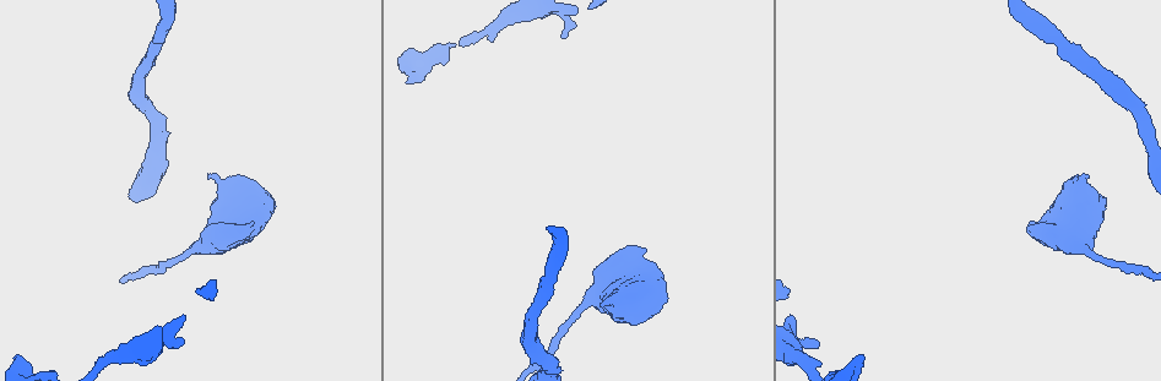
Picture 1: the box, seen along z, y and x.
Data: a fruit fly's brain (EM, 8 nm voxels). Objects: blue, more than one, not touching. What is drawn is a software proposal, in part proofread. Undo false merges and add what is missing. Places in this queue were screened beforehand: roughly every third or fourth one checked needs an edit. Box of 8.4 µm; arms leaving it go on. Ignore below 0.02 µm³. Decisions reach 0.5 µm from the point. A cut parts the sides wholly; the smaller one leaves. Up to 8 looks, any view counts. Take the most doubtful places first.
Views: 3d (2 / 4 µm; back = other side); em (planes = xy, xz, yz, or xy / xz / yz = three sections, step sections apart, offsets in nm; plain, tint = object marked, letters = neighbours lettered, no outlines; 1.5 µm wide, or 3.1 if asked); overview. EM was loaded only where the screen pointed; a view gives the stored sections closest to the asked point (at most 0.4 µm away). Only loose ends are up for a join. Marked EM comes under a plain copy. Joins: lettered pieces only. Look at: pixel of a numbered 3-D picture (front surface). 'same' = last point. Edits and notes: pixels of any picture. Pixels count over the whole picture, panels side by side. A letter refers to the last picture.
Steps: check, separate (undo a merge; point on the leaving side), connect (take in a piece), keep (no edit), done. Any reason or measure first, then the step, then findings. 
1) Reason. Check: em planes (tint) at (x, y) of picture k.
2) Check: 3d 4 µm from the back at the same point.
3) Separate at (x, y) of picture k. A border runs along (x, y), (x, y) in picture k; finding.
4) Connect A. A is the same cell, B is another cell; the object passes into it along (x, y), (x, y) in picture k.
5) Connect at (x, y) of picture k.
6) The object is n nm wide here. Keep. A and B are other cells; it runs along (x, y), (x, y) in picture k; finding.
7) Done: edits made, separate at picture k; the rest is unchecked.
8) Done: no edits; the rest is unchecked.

Free end. Check: em yz step 4 (tint) at (865, 357) of picture 1.

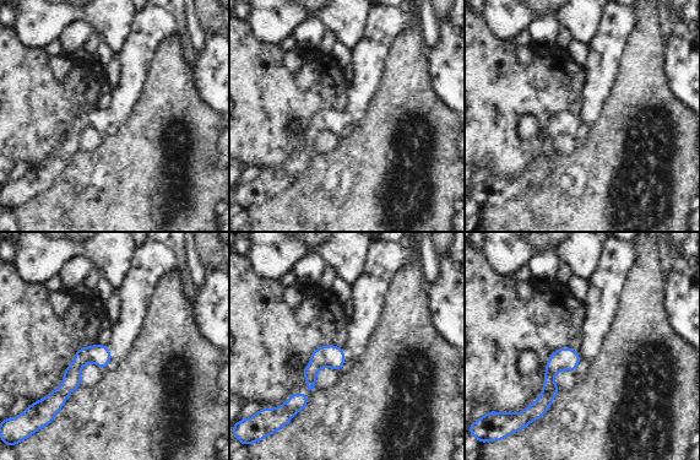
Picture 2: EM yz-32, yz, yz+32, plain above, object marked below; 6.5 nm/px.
Check: em yz step 4 (letters) at the same point.

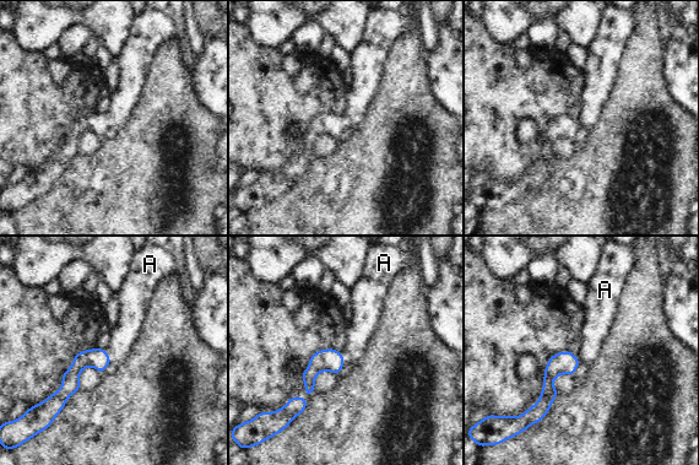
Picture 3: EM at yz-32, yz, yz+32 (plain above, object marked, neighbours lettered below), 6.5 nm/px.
Connect A. A is the same cell; the cell continues.

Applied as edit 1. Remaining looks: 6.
Branch stops here. Check: 3d 4 µm at (1085, 174) of picture 1.

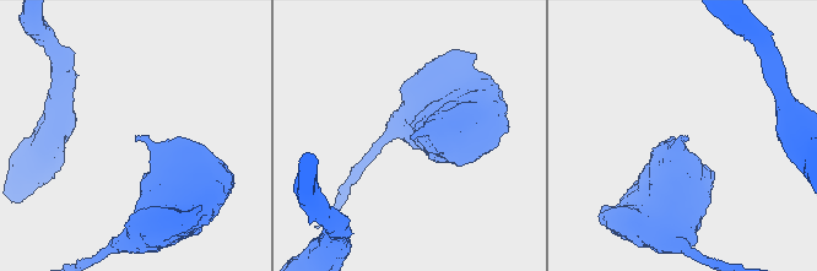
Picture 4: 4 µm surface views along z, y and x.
Now the EM. Check: em planes (tint) at (140, 136) of picture 4.

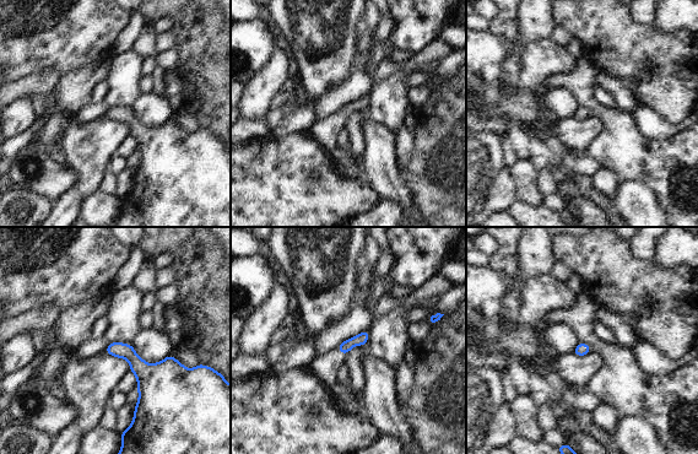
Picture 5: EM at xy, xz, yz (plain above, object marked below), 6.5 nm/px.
Check: em planes (letters) at the same point.

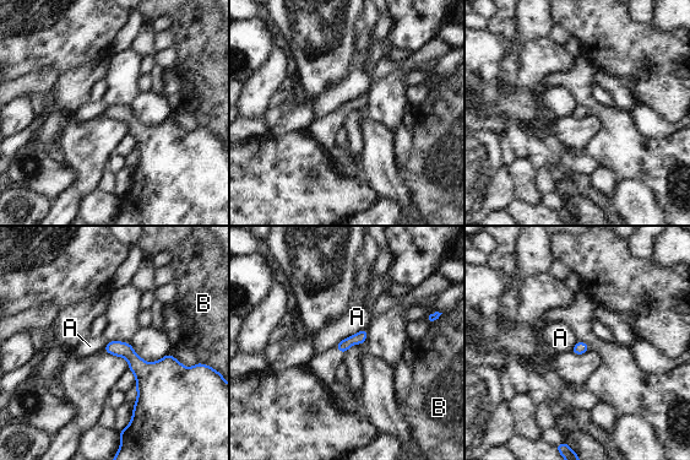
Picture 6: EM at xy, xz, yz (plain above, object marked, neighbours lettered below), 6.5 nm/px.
Keep. A and B are other cells; a border runs along (365, 328), (342, 339), (333, 346) in picture 6; none of them fits.

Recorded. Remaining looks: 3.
Done: edits made, connect at picture 3; the rest is unchecked.

